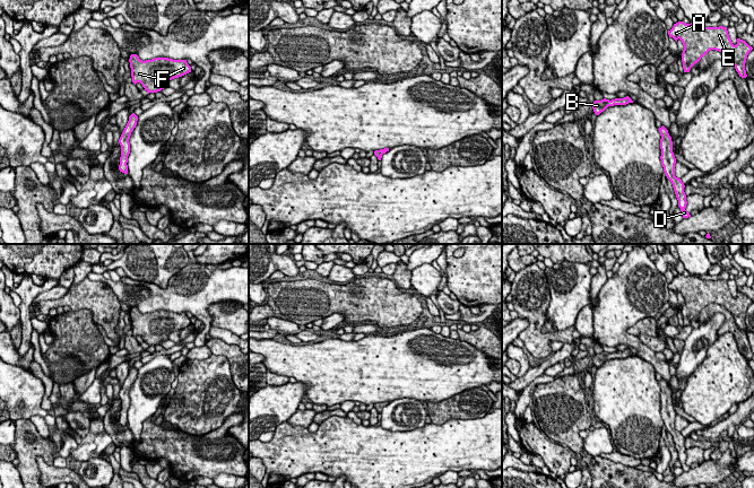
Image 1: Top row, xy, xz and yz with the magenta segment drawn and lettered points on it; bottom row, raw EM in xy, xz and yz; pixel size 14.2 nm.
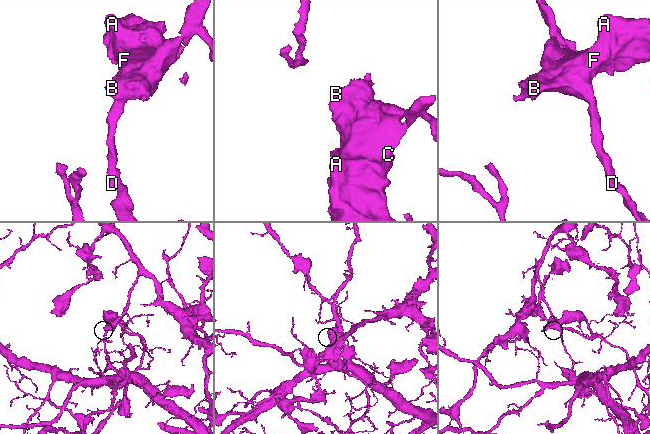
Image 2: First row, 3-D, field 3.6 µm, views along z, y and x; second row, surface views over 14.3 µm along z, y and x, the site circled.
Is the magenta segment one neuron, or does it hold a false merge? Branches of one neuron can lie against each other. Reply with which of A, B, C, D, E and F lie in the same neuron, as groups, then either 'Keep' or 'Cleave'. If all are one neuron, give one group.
Groups: A B C E F / D. Cleave

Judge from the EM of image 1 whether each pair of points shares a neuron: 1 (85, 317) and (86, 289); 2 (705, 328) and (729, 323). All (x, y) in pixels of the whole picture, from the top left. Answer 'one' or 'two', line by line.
1: two
2: two

